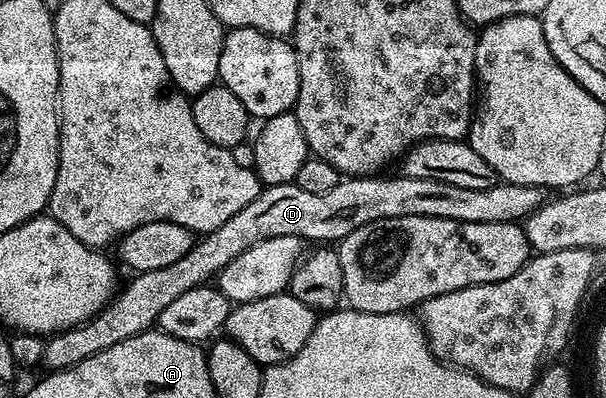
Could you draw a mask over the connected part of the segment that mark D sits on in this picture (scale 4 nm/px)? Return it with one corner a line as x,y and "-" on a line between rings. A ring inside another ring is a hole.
399,174
398,179
382,178
386,177
346,177
329,193
308,193
295,182
266,187
256,201
248,201
248,205
244,205
236,217
228,217
220,229
205,232
180,261
164,269
137,272
134,280
127,287
125,284
99,315
78,327
49,336
46,339
45,370
63,371
72,365
80,365
80,361
104,353
104,349
112,349
112,345
120,345
120,341
128,341
128,337
136,337
136,333
151,330
165,307
176,301
180,293
209,284
228,261
236,261
244,249
252,249
252,245
260,245
260,241
268,241
268,237
315,239
315,244
330,245
372,221
417,215
465,223
512,223
525,220
548,199
543,188
501,181
492,189
460,189
460,185
448,185
448,181
417,179
403,174

